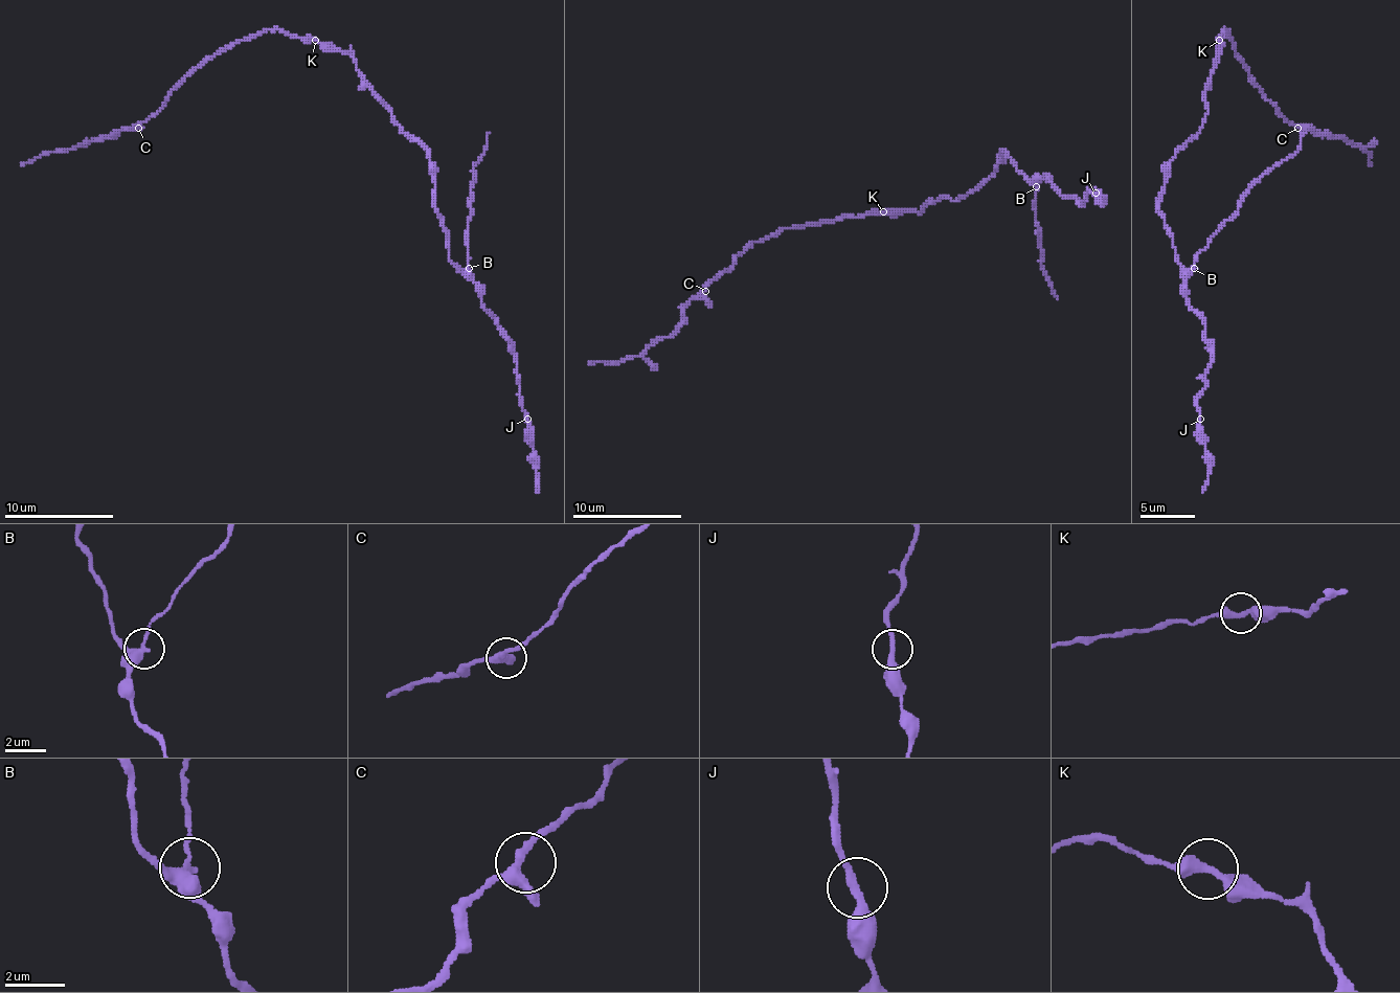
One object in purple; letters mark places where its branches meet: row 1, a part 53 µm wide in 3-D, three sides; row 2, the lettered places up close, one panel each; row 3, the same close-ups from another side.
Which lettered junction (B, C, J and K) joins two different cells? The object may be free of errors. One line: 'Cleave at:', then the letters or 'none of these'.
Cleave at: B

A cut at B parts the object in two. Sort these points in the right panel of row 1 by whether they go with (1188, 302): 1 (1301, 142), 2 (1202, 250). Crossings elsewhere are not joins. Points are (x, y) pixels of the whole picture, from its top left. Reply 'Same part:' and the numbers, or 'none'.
Same part: none

